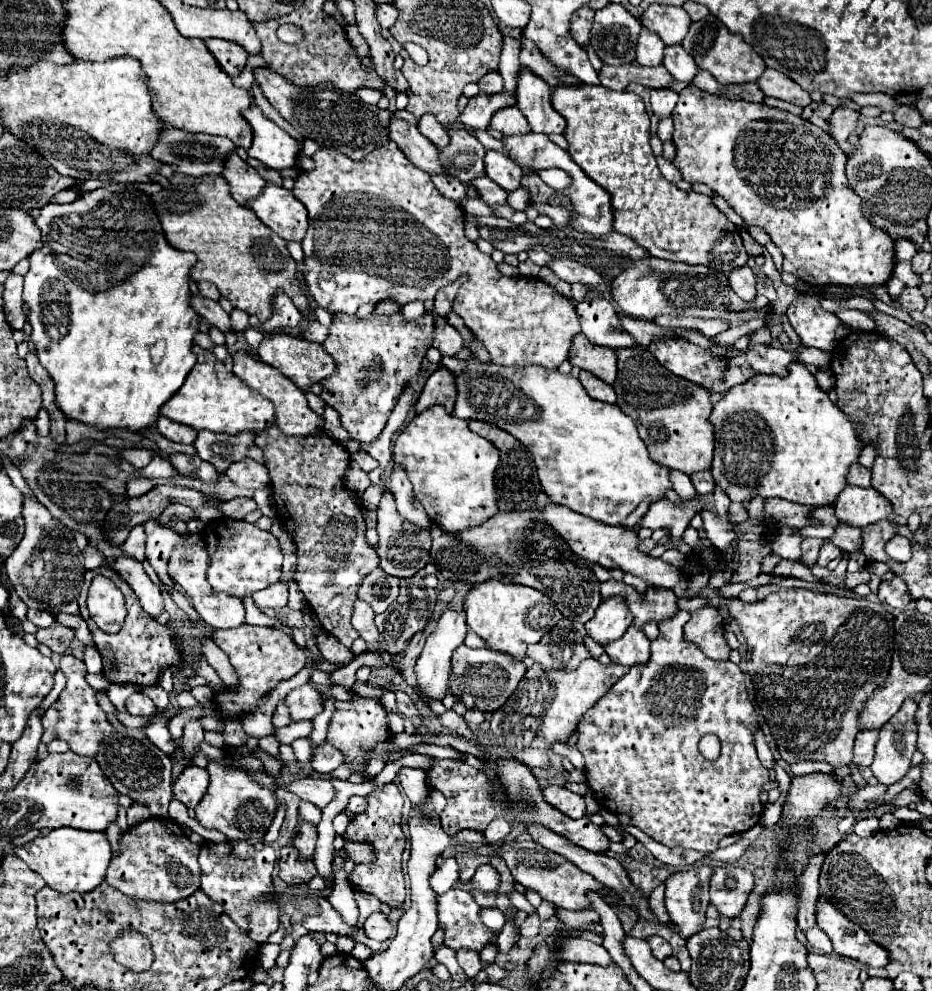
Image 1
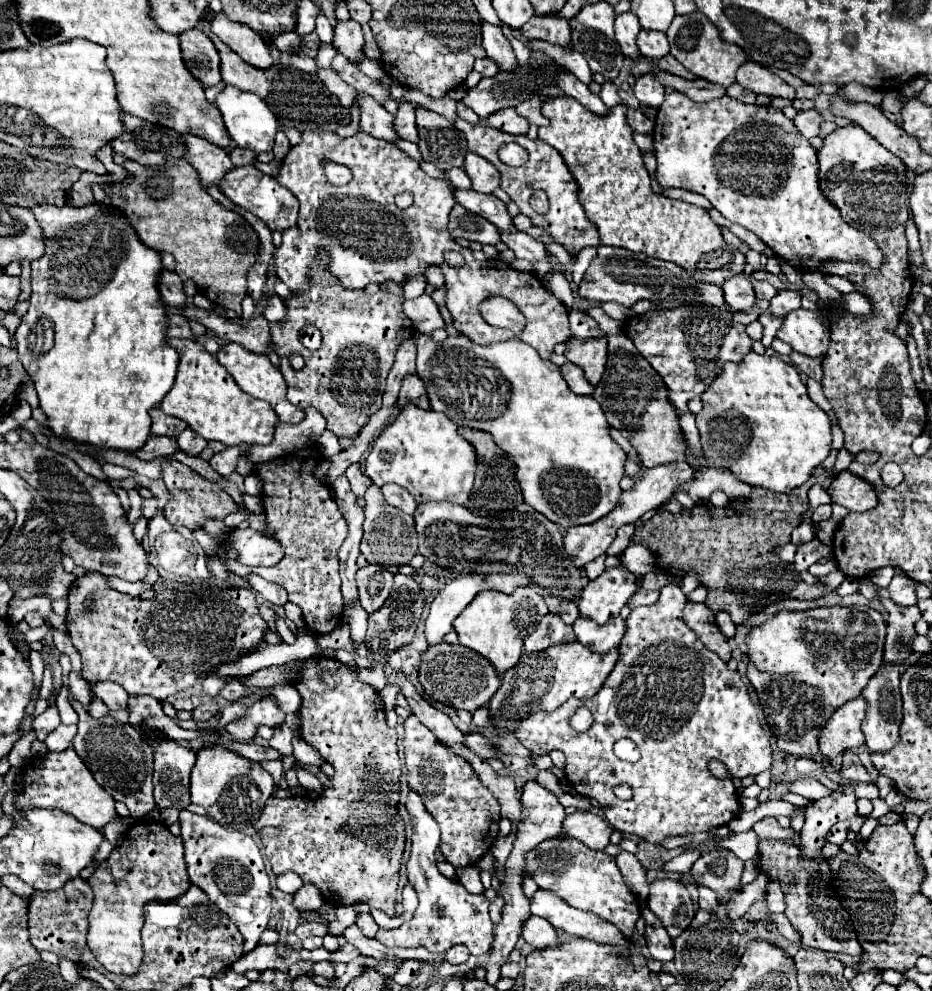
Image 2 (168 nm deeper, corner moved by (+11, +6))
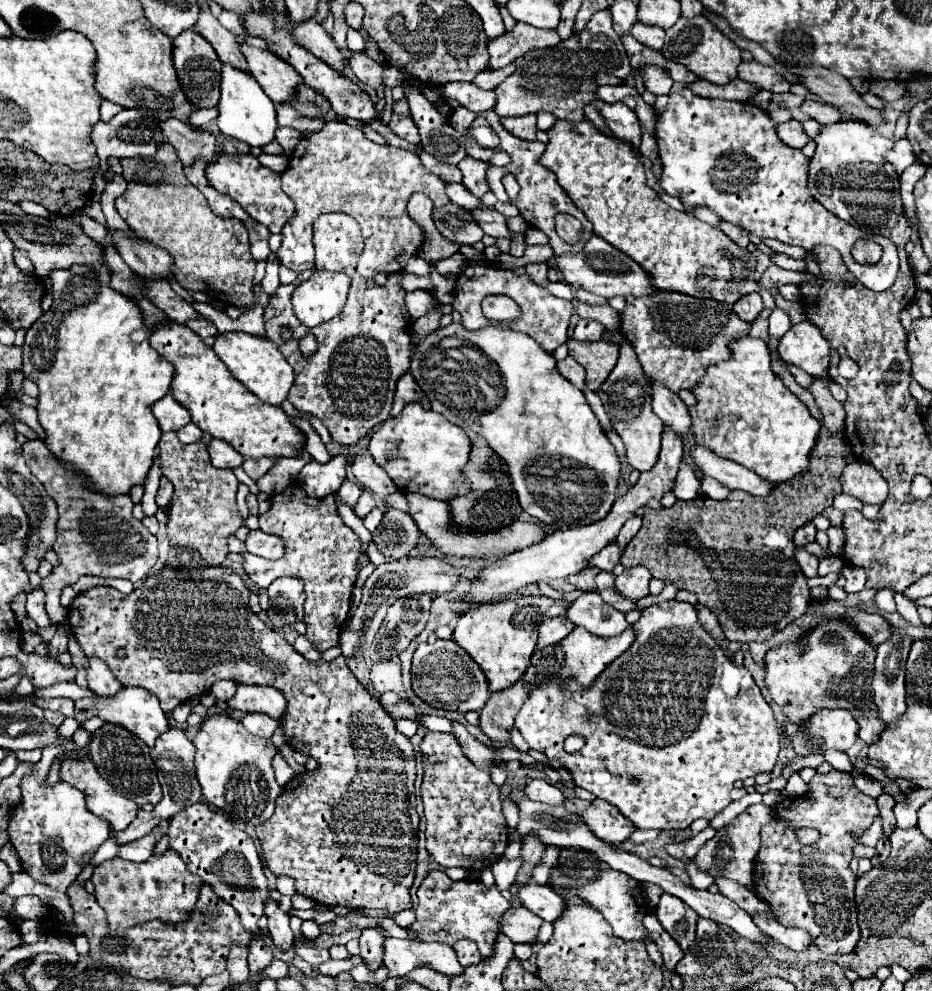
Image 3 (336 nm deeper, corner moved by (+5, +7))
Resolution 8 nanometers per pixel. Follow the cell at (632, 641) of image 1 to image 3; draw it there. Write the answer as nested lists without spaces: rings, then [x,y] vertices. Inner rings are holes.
[[[598,593],[580,595],[568,609],[566,617],[584,627],[596,637],[618,637],[628,629],[624,613],[616,611],[612,605],[602,601]]]

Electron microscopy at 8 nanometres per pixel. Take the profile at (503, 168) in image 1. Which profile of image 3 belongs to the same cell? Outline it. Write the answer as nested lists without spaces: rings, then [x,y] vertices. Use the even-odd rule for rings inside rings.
[[[466,157],[458,167],[460,167],[462,175],[464,175],[462,183],[464,183],[464,187],[466,187],[472,195],[484,197],[484,195],[490,191],[490,185],[486,185],[486,163],[484,163],[484,161]]]

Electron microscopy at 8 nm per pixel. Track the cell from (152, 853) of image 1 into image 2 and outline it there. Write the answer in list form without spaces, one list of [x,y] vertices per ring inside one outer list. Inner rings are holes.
[[[162,822],[136,824],[128,832],[128,840],[118,846],[108,860],[98,864],[94,874],[88,878],[88,884],[94,890],[88,948],[108,972],[136,974],[142,964],[140,930],[144,922],[144,904],[152,900],[176,900],[190,888],[184,870],[182,838],[172,836]]]

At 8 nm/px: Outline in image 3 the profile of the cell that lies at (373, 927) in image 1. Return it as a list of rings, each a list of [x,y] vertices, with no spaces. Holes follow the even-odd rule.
[[[366,927],[360,935],[360,957],[370,965],[370,969],[378,969],[382,965],[382,941],[384,935],[378,929]]]

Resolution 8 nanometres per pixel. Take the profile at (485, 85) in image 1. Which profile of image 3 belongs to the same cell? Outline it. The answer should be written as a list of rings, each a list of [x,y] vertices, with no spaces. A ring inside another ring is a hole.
[[[516,23],[512,33],[504,33],[498,39],[492,39],[488,45],[490,67],[502,69],[514,59],[522,57],[530,49],[546,49],[558,45],[562,39],[556,29],[534,29],[526,23]]]

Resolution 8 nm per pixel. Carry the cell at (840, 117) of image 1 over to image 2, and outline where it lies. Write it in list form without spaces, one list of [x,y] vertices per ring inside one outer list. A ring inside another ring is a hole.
[[[804,110],[804,112],[798,112],[792,122],[796,124],[796,130],[800,130],[800,134],[810,140],[810,138],[818,136],[820,120],[822,120],[822,118],[820,118],[818,110]]]

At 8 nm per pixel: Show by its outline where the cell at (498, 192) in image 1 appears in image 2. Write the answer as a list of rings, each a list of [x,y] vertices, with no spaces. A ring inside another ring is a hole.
[[[450,168],[450,170],[446,170],[444,174],[446,174],[446,178],[450,180],[450,184],[452,184],[454,188],[472,188],[472,182],[470,182],[470,178],[464,174],[462,168]]]

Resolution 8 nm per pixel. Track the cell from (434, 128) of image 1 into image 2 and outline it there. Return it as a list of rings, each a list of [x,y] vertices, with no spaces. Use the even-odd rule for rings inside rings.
[[[400,102],[398,112],[394,114],[394,130],[400,138],[408,142],[418,142],[418,130],[416,130],[416,112],[414,106],[408,102]]]

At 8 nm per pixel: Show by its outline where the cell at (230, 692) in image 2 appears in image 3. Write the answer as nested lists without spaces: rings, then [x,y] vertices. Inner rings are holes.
[[[238,685],[238,691],[228,705],[242,713],[266,713],[276,721],[280,721],[282,713],[286,713],[284,693],[266,685]]]

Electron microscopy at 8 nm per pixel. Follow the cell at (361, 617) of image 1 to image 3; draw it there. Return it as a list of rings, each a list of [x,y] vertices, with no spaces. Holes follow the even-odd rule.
[[[346,479],[346,481],[342,483],[342,487],[338,489],[338,495],[342,497],[342,501],[344,501],[346,505],[350,505],[350,507],[354,507],[354,505],[356,505],[356,501],[358,501],[360,493],[362,493],[362,487],[360,487],[358,483],[350,481],[350,479]]]

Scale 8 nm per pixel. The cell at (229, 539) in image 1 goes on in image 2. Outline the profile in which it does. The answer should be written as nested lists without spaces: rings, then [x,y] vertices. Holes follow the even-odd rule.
[[[252,528],[232,530],[226,542],[228,546],[238,550],[238,558],[246,566],[276,566],[284,556],[284,550],[278,540]]]

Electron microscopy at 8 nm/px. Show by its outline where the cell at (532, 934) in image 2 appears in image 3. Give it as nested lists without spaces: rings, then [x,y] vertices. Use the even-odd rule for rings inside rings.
[[[526,907],[520,909],[508,909],[500,919],[500,931],[508,935],[514,943],[534,943],[538,939],[540,925],[544,921],[530,913]]]

